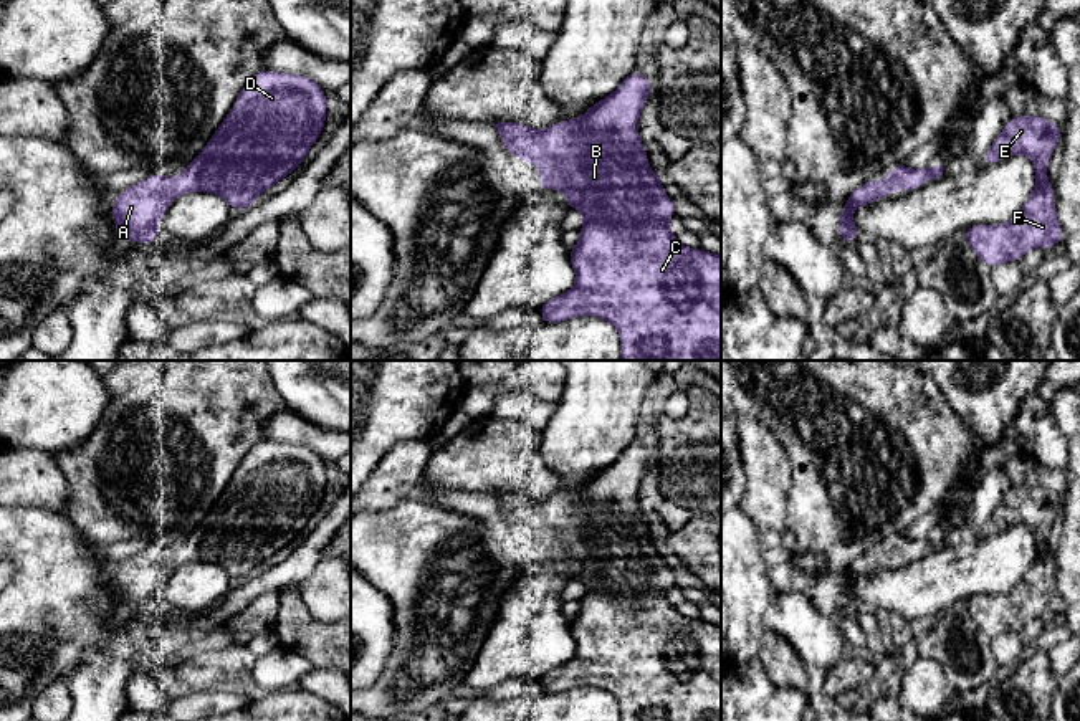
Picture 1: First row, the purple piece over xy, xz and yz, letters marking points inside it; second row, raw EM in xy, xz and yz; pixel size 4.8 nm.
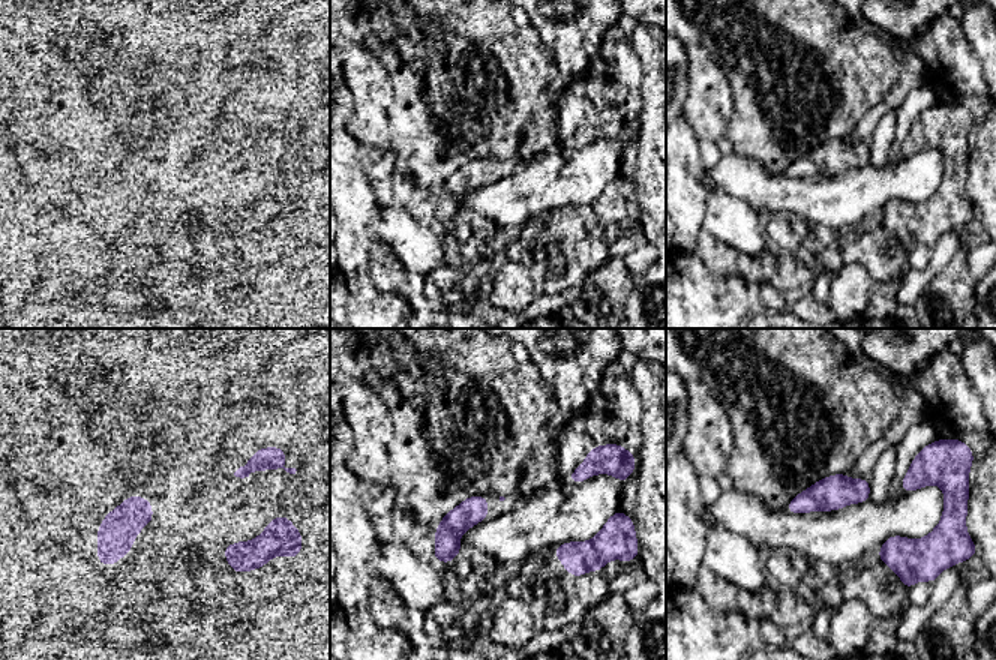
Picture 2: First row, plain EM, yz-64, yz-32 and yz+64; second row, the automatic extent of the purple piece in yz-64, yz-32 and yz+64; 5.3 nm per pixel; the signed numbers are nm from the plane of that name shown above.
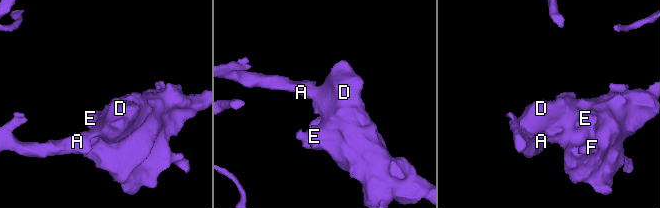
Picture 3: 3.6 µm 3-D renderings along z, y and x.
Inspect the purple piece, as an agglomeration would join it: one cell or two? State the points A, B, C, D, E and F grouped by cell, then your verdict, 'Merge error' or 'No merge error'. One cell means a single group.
Groups: A B C D E F. No merge error

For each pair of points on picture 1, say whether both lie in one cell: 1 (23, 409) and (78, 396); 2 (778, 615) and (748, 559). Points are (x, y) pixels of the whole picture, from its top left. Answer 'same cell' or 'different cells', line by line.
1: same cell
2: different cells

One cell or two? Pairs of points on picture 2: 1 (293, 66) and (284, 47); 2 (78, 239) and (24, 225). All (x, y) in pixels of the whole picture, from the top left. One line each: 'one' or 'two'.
1: one
2: two

